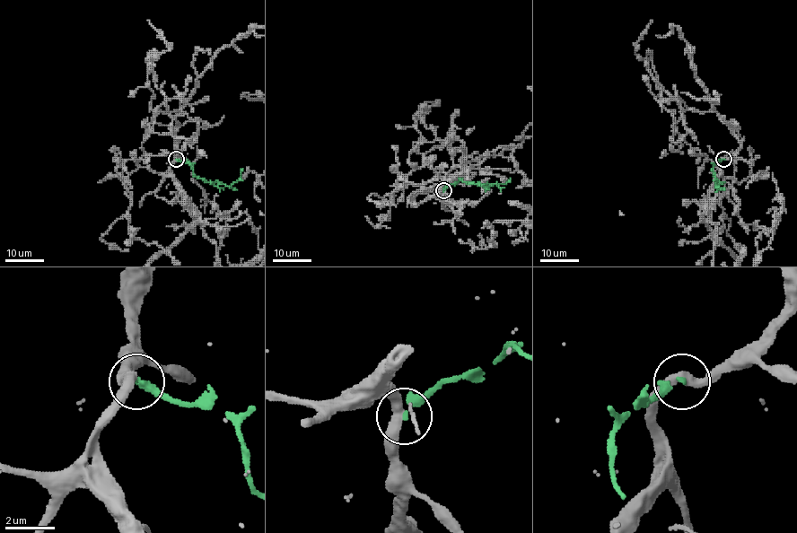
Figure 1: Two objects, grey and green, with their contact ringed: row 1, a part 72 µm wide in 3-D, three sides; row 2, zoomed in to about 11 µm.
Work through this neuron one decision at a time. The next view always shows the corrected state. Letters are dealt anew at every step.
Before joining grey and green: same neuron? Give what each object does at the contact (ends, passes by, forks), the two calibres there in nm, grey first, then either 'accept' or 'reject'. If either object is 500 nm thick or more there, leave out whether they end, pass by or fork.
grey passes by; green ends; calibres 400 and 170 nm; reject

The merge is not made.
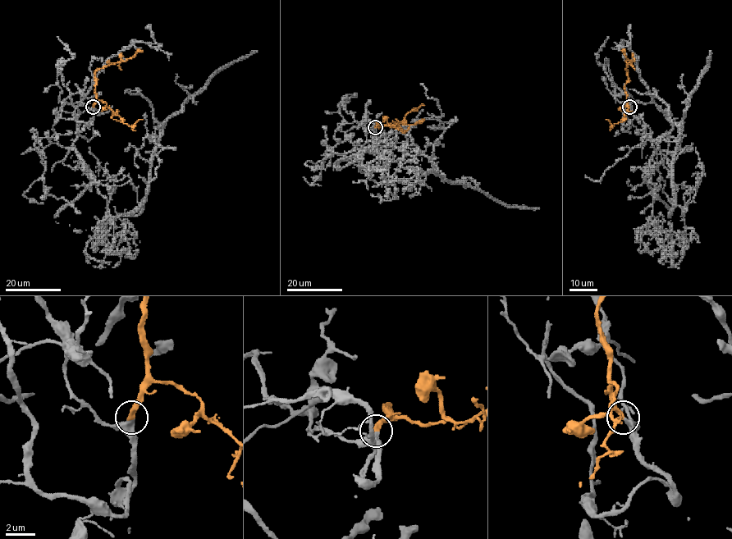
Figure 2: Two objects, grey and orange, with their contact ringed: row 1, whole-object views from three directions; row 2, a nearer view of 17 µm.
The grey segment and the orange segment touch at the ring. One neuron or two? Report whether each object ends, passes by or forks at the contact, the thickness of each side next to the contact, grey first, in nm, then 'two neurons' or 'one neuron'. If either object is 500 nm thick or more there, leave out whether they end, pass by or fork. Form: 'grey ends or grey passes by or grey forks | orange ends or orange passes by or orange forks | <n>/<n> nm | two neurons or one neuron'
grey ends | orange ends | 360/320 nm | one neuron

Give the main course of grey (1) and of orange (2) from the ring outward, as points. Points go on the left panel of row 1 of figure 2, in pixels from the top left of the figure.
1: (93, 107), (49, 141), (106, 199), (103, 242), (144, 207), (162, 125), (258, 50)
2: (93, 107), (96, 99), (95, 72), (124, 61), (142, 51)

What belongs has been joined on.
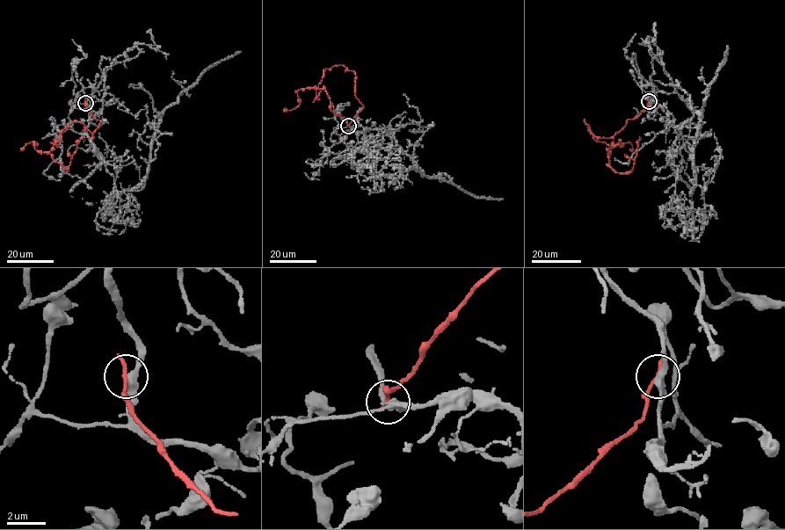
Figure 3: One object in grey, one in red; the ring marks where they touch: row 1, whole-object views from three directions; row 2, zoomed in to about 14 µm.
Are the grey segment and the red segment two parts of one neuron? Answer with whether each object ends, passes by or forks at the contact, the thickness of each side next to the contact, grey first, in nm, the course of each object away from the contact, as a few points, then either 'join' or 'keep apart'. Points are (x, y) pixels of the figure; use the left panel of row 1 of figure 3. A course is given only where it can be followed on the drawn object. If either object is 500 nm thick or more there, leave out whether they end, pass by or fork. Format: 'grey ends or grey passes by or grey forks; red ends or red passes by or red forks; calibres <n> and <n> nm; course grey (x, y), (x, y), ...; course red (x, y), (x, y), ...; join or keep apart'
grey passes by; red passes by; calibres 360 and 170 nm; course grey (85, 104), (66, 127), (83, 133), (113, 177), (111, 213), (117, 192), (145, 183), (160, 114), (241, 51); course red (85, 104), (100, 119), (92, 137), (83, 123), (73, 120), (48, 152), (68, 170), (76, 141), (84, 136); keep apart

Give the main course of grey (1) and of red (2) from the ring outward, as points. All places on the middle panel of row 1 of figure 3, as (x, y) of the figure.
1: (348, 126), (331, 133), (329, 152), (378, 149), (369, 155), (374, 177), (412, 168), (472, 196), (503, 199)
2: (348, 126), (362, 105), (356, 74), (335, 65), (318, 93), (311, 87), (347, 117)

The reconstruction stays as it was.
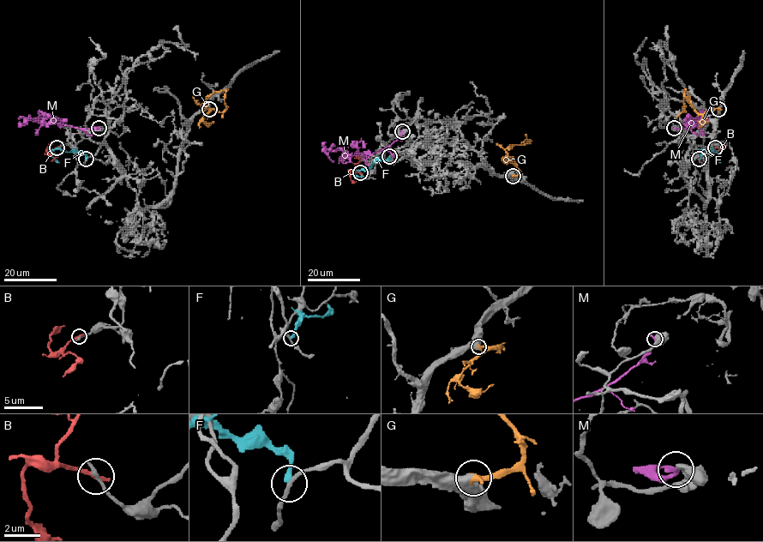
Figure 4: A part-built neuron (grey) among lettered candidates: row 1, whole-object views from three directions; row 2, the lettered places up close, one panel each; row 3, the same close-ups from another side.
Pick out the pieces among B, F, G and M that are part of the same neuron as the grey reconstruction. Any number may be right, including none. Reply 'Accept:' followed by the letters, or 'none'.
Accept: G

